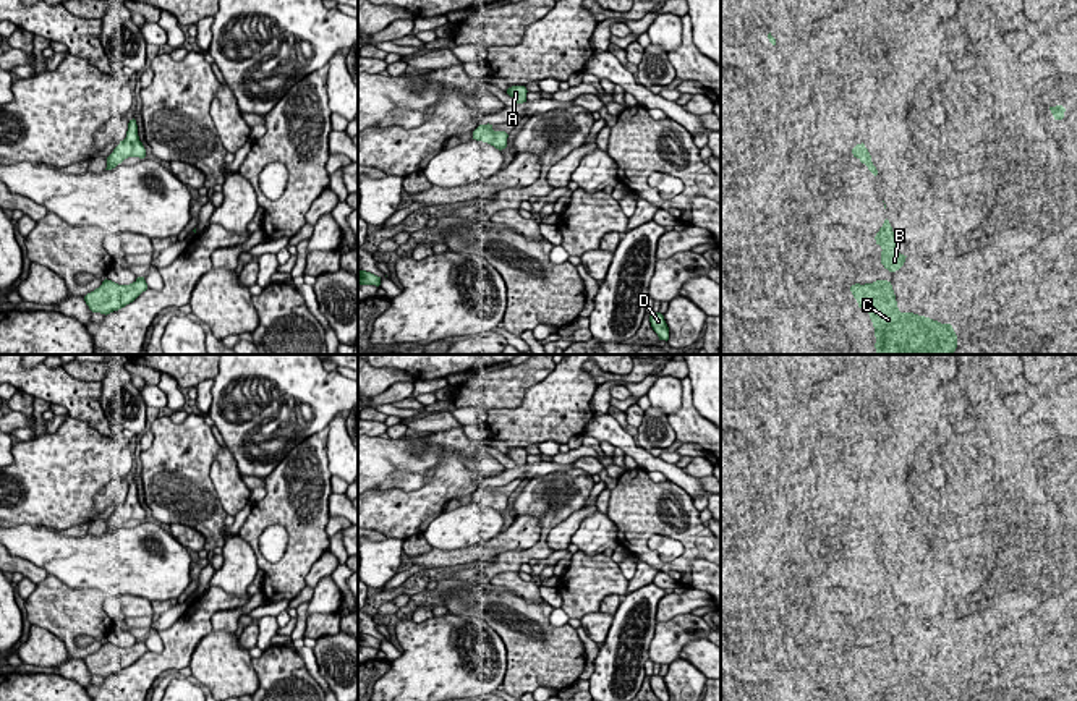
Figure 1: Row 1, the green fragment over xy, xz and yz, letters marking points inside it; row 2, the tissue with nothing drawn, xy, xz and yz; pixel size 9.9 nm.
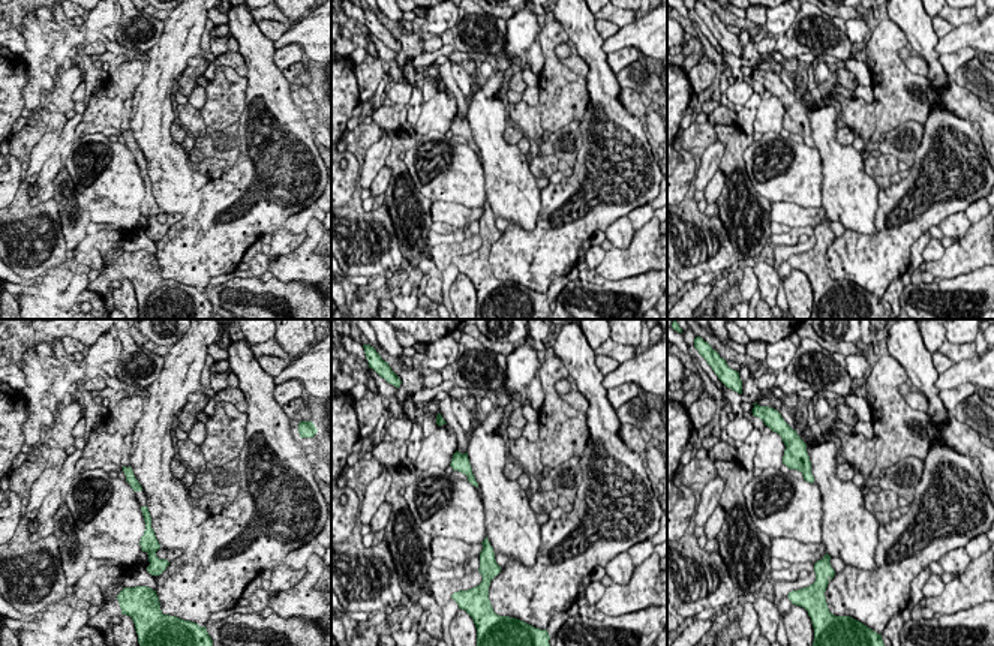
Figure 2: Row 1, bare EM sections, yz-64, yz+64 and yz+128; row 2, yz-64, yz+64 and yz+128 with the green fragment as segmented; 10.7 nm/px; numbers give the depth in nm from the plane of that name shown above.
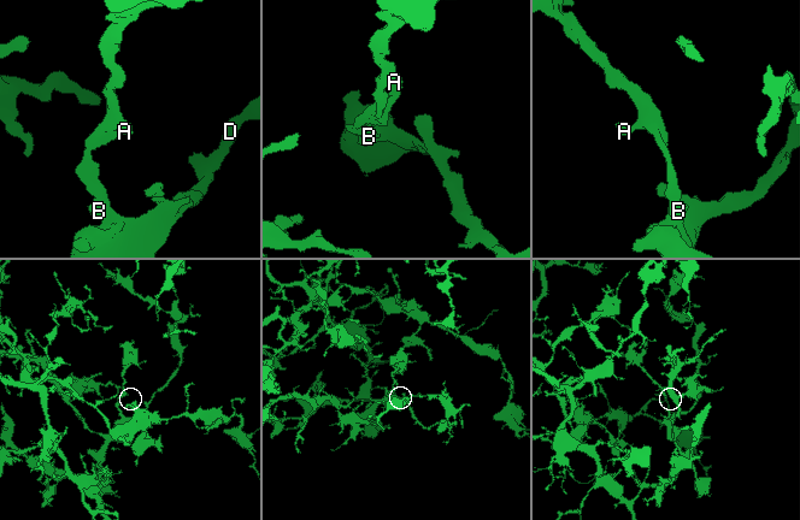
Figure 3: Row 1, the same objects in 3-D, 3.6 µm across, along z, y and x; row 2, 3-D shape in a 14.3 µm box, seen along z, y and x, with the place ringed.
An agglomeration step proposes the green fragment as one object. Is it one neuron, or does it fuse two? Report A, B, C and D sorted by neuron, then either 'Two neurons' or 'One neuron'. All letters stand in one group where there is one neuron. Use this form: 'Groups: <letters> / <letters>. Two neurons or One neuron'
Groups: A B C D. One neuron

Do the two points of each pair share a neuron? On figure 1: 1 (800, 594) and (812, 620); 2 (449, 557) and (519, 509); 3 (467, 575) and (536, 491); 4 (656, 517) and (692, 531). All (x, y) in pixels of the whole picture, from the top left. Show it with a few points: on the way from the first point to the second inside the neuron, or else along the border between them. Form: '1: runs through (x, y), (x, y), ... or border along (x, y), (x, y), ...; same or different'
1: runs through (800, 601), (805, 614); same
2: border along (540, 520), (540, 538), (532, 546), (501, 552); different
3: runs through (499, 564), (533, 552), (543, 543), (544, 523); same
4: runs through (664, 517), (672, 517), (684, 528); same

